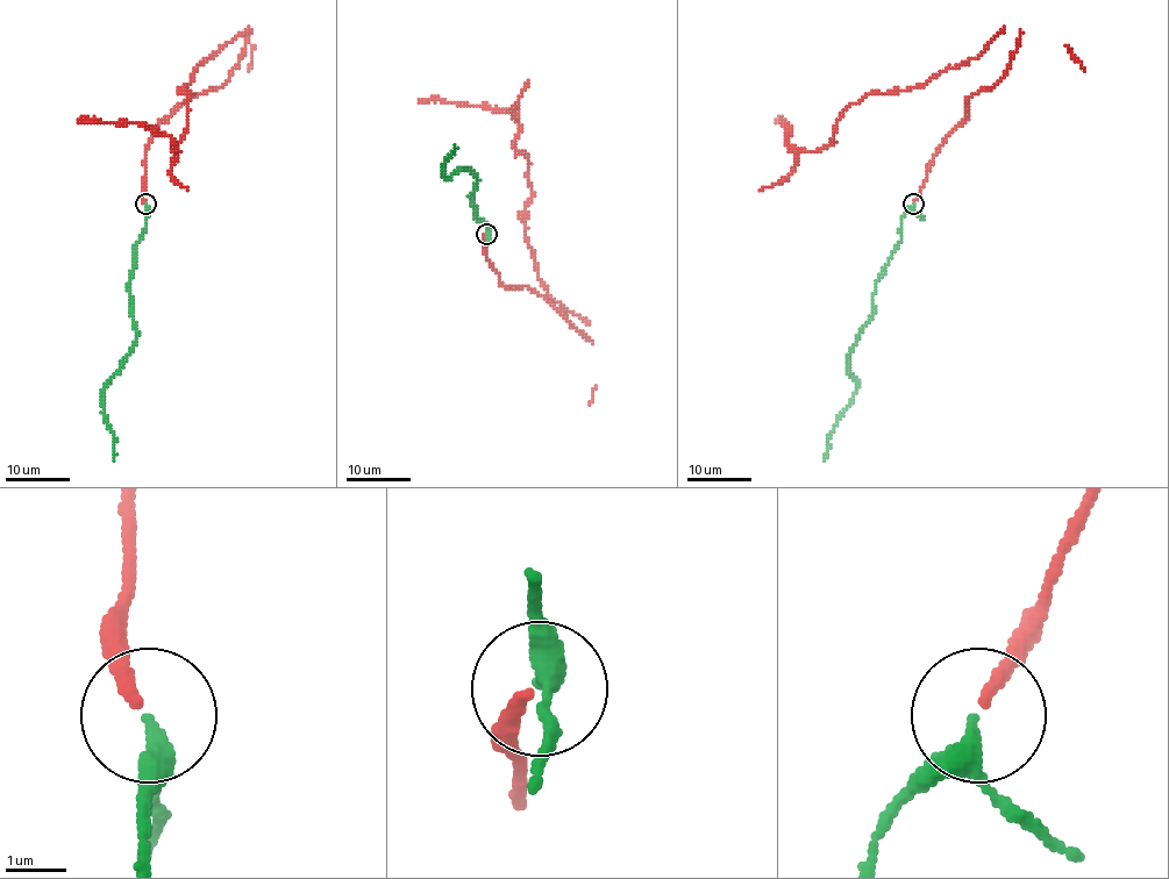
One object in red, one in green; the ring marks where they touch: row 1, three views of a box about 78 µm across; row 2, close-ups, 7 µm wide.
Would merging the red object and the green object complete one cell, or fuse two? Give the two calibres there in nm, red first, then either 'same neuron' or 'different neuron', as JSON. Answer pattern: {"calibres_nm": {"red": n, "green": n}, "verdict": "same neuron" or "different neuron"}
{"calibres_nm": {"red": 220, "green": 240}, "verdict": "same neuron"}

